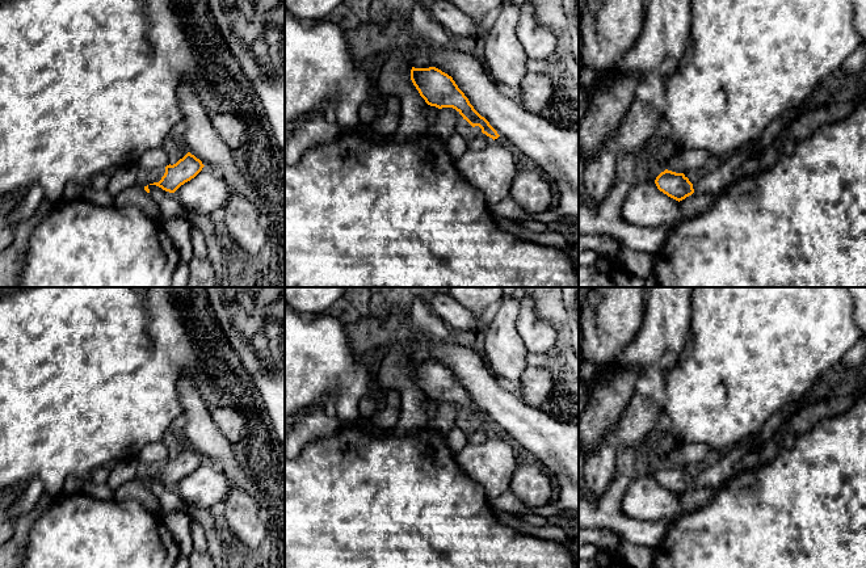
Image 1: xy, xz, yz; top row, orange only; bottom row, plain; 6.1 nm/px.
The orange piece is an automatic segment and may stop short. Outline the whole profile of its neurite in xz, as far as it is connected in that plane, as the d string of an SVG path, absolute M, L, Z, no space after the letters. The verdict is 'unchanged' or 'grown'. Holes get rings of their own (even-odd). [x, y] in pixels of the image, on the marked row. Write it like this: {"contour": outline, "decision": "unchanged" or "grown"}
{"contour": "M412 67L411 80L428 105L438 109L453 108L472 127L479 126L487 136L493 140L500 136L489 122L474 109L468 98L447 73L436 67Z", "decision": "unchanged"}

